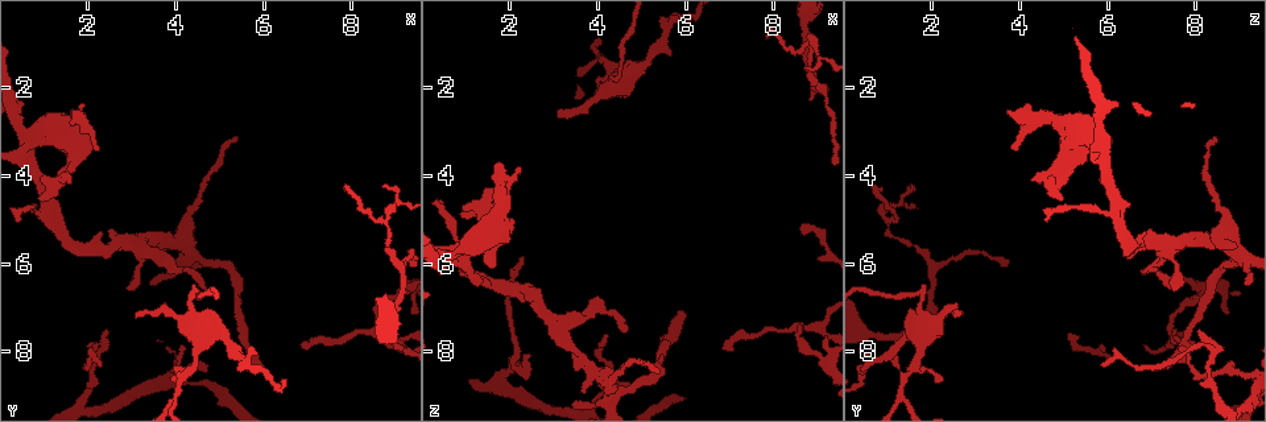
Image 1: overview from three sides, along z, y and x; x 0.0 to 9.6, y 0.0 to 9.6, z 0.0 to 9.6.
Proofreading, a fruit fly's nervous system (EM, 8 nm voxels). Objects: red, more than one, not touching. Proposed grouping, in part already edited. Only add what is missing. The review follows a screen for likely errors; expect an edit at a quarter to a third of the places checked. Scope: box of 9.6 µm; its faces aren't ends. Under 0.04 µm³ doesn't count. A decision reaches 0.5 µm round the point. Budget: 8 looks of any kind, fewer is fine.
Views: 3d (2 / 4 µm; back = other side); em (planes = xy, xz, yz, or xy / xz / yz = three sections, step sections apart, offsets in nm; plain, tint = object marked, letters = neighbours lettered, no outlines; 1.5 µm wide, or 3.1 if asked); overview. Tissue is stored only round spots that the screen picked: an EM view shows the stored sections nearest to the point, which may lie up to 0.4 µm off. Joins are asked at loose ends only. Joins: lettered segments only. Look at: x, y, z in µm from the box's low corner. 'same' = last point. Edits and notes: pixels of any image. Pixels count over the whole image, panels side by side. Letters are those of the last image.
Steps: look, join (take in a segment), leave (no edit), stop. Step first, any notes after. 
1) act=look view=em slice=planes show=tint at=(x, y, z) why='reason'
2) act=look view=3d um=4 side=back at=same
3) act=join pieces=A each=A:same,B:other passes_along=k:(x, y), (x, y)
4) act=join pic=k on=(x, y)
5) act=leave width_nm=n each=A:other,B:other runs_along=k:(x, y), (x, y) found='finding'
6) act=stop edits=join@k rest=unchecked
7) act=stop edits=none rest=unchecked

act=look view=em slice=xy step=8 show=letters at=(0.85, 4.50, 4.95) why='free end'

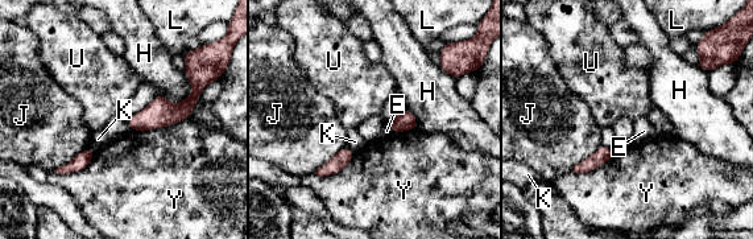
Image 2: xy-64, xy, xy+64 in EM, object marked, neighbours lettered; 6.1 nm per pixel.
act=look view=em slice=planes show=letters at=same why='cut it another way'

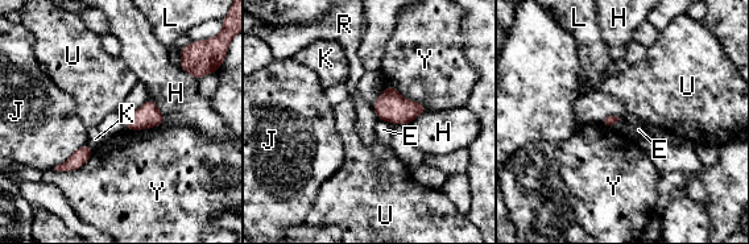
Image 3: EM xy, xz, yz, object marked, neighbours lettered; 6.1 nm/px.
act=leave each=E:other,H:other,J:other,K:other,L:other,R:other,U:other,Y:other border=3:(372, 106), (379, 119) found='no lettered segment goes on from it'

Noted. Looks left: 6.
act=look view=em slice=planes show=letters at=(3.05, 7.20, 2.55) why='branch stops here'

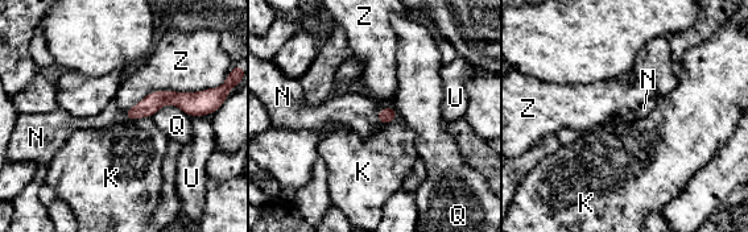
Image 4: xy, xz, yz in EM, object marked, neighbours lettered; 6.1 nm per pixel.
act=join pic=4 on=(360, 112) each=K:other,N:same,Q:other,U:other,Z:other found='it goes on there'

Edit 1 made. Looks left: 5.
act=look view=em slice=planes show=letters at=(4.70, 6.50, 7.55) why='thin end'

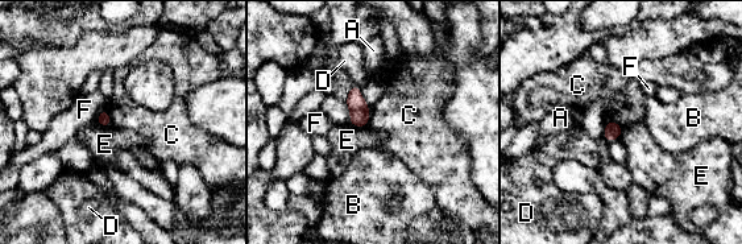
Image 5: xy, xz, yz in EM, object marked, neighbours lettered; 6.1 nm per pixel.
act=leave each=A:other,B:other,C:other,D:other,E:other,F:other border=5:(369, 107), (369, 122), (367, 124) found='none of them fits'

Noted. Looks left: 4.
act=stop edits=join@4 rest=unchecked

